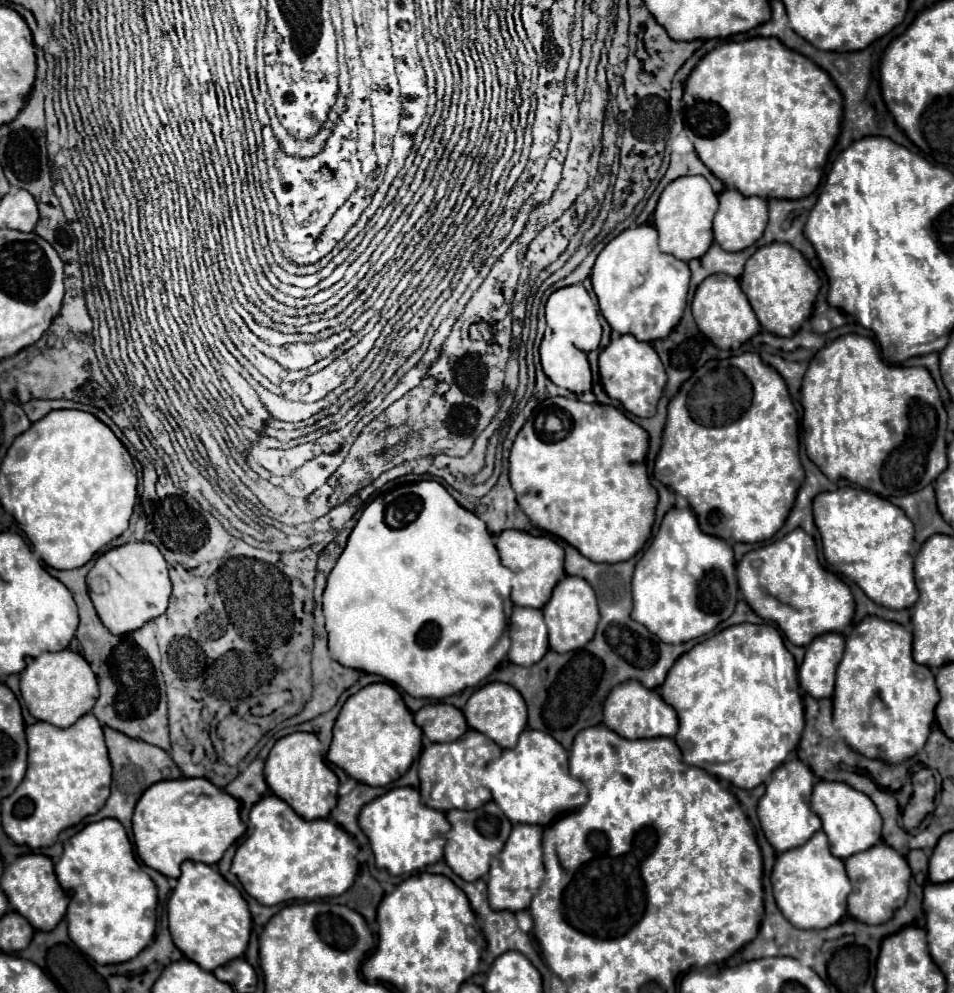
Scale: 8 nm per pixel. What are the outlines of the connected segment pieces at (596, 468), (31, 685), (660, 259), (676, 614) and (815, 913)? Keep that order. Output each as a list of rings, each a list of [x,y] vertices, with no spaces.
[[[568,397],[556,399],[560,399],[560,403],[552,405],[560,409],[566,437],[560,441],[544,441],[534,427],[534,419],[528,419],[510,449],[510,483],[516,501],[534,527],[568,541],[590,561],[628,561],[648,541],[656,517],[658,493],[650,485],[646,471],[648,433],[612,405],[590,405]]]
[[[64,649],[58,653],[42,653],[40,657],[30,659],[26,669],[20,673],[20,691],[34,719],[66,729],[82,715],[92,711],[98,699],[98,681],[80,653]]]
[[[638,225],[622,231],[598,255],[592,269],[592,287],[598,305],[612,331],[634,335],[638,341],[664,339],[682,319],[690,269],[684,261],[658,249],[658,233],[650,225]]]
[[[676,507],[670,509],[664,515],[650,547],[644,551],[642,559],[634,569],[632,595],[636,595],[636,599],[632,617],[638,623],[646,625],[648,631],[660,637],[664,643],[684,643],[714,631],[718,623],[726,621],[734,611],[736,593],[738,593],[738,581],[734,571],[732,547],[724,539],[702,533],[690,509],[676,509]]]
[[[818,831],[802,847],[794,847],[776,857],[772,889],[782,915],[798,929],[826,929],[846,915],[846,899],[852,889],[844,871],[844,861],[830,855],[826,833]]]

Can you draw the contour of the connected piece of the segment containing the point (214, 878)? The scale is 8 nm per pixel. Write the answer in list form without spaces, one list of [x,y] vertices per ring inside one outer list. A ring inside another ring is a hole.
[[[194,861],[182,863],[182,875],[168,899],[168,919],[174,945],[204,971],[214,971],[214,967],[242,957],[248,947],[252,927],[248,905],[240,891],[212,865]]]

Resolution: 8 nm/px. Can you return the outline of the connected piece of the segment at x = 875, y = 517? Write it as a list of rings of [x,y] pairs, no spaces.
[[[842,487],[814,497],[814,523],[822,535],[826,563],[852,579],[876,605],[908,609],[918,601],[914,583],[914,525],[906,513],[872,491]]]

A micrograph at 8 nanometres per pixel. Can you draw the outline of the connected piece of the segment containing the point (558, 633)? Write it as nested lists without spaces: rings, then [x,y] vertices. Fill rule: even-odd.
[[[564,577],[554,587],[552,599],[544,605],[542,611],[544,611],[544,619],[548,627],[550,649],[556,653],[568,653],[568,651],[584,647],[594,637],[596,625],[600,621],[594,589],[582,577]]]

